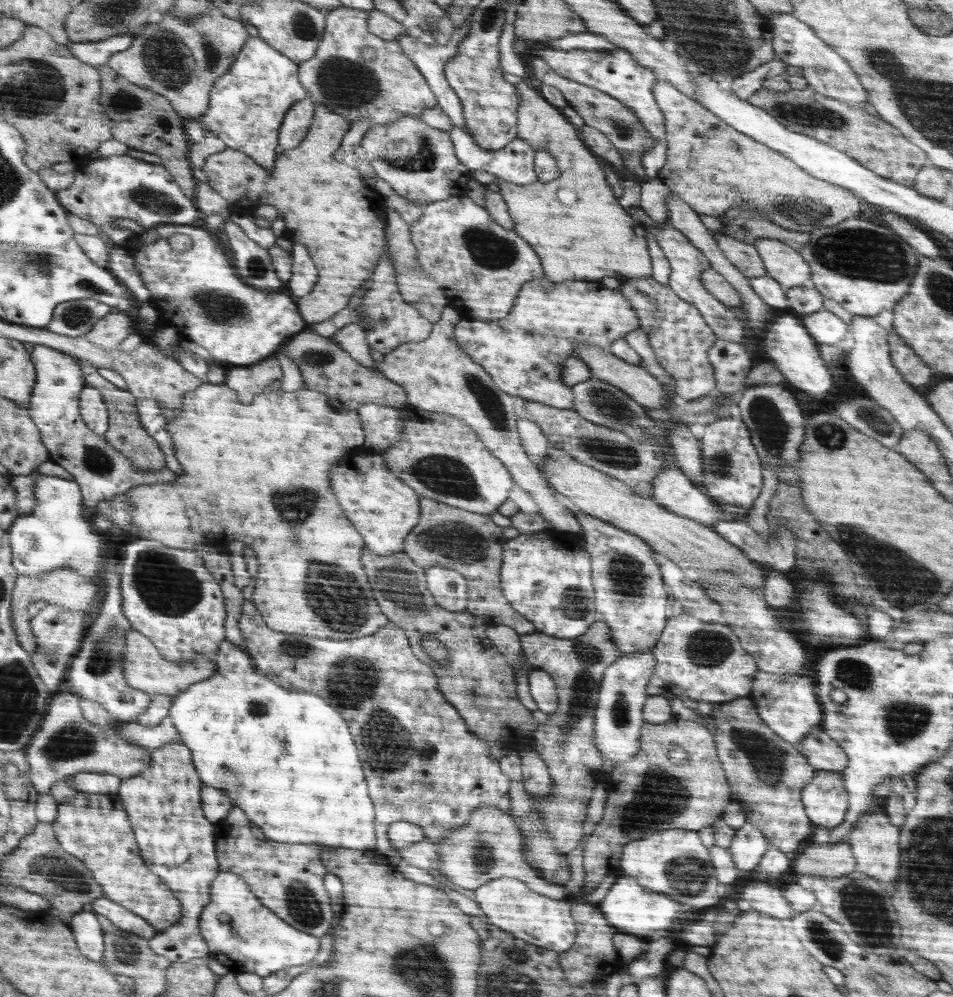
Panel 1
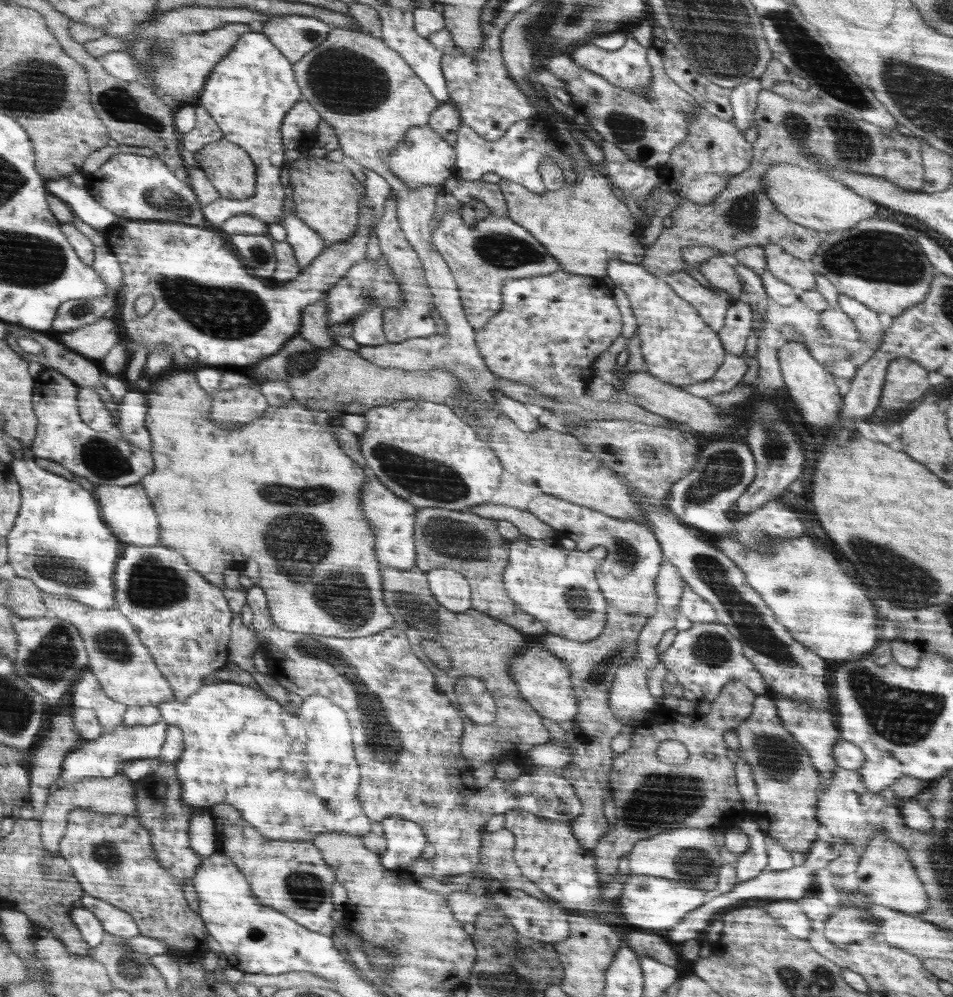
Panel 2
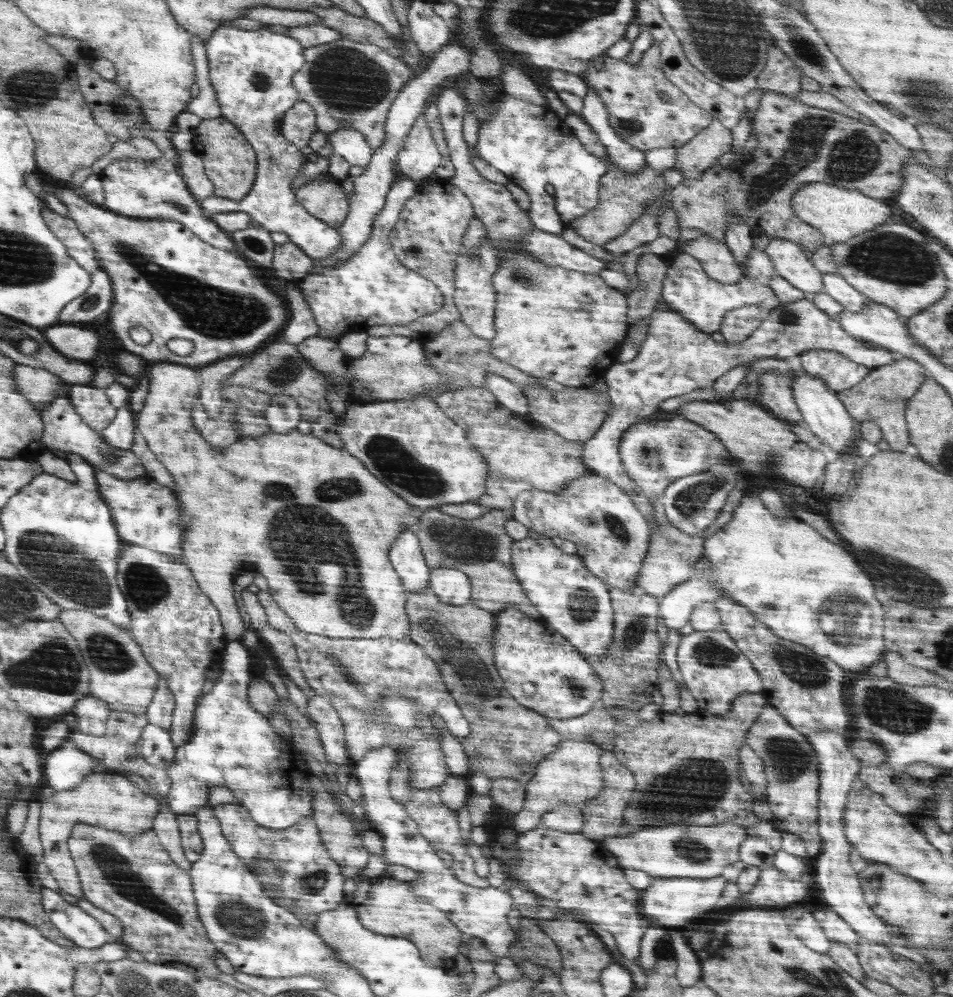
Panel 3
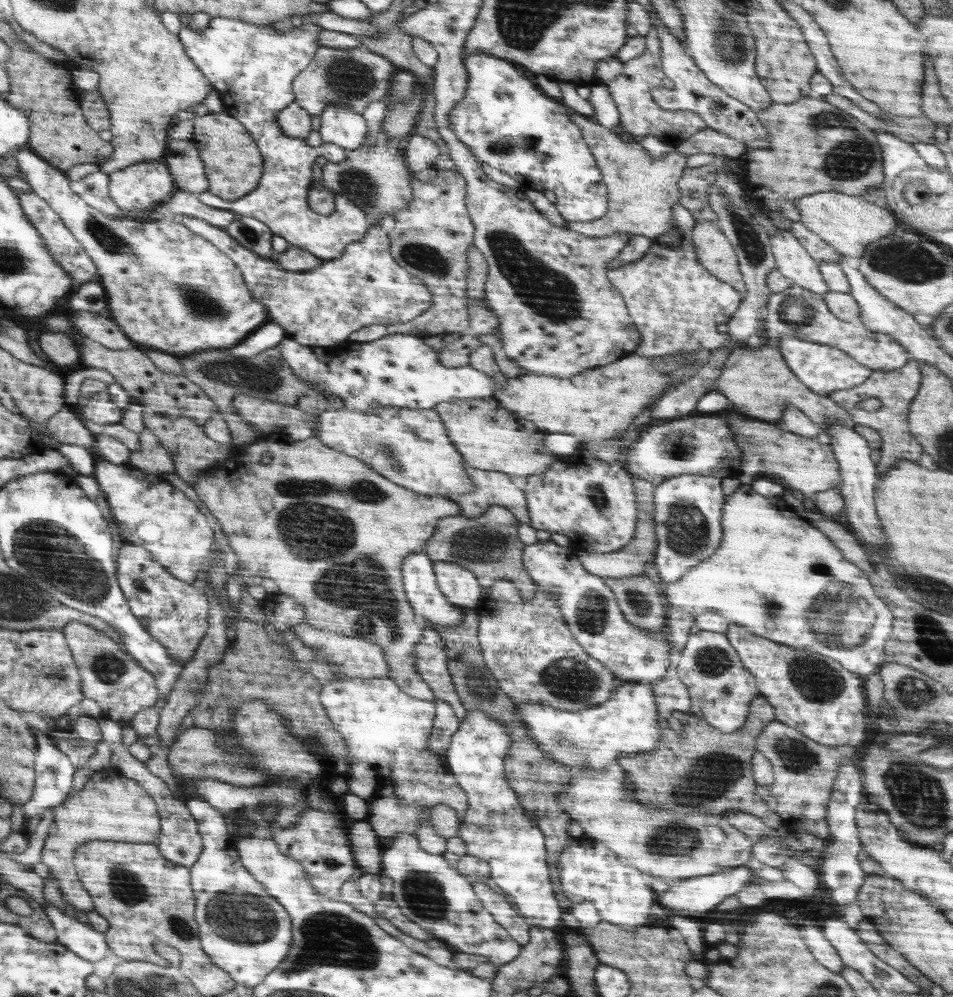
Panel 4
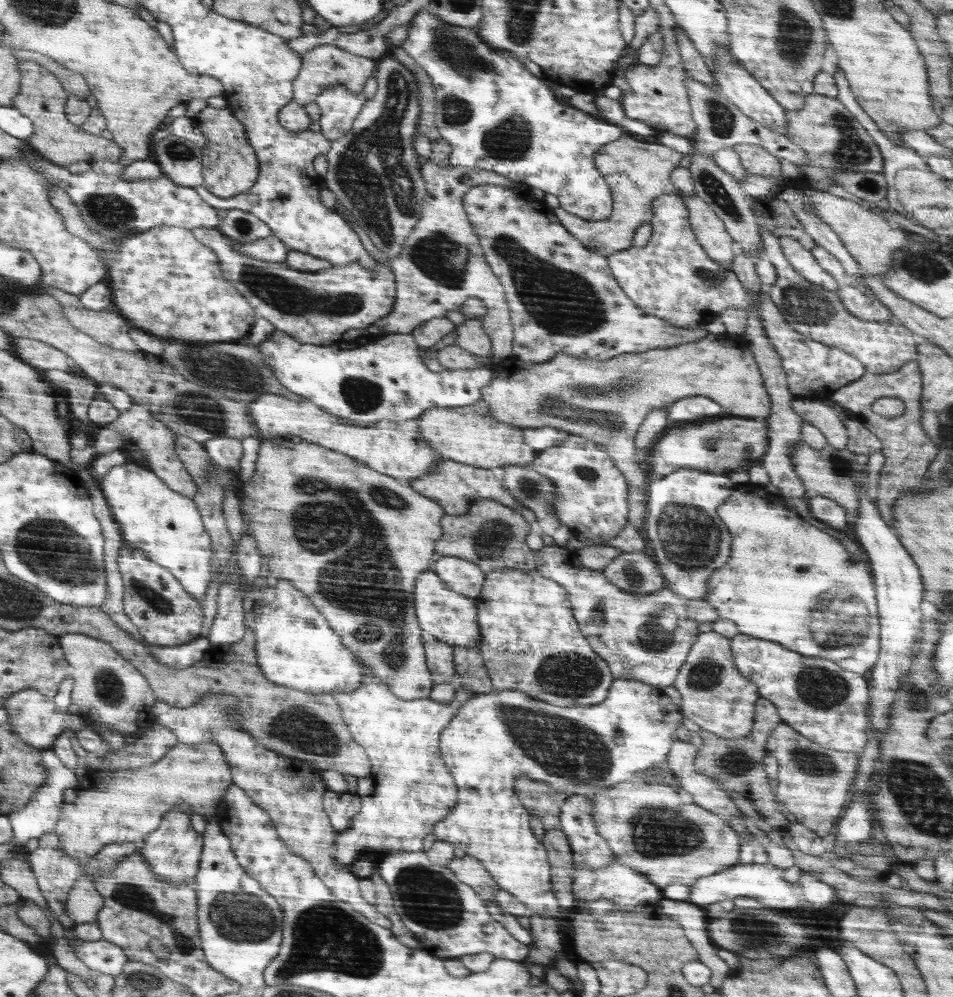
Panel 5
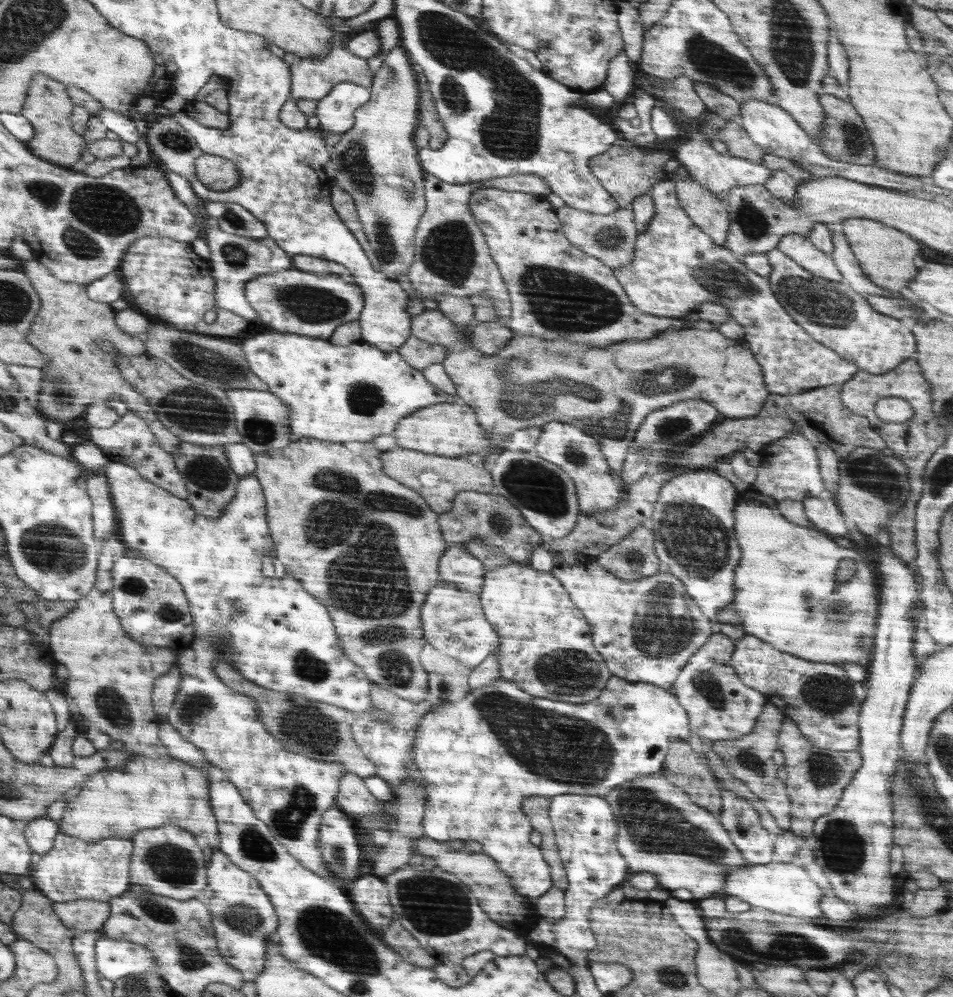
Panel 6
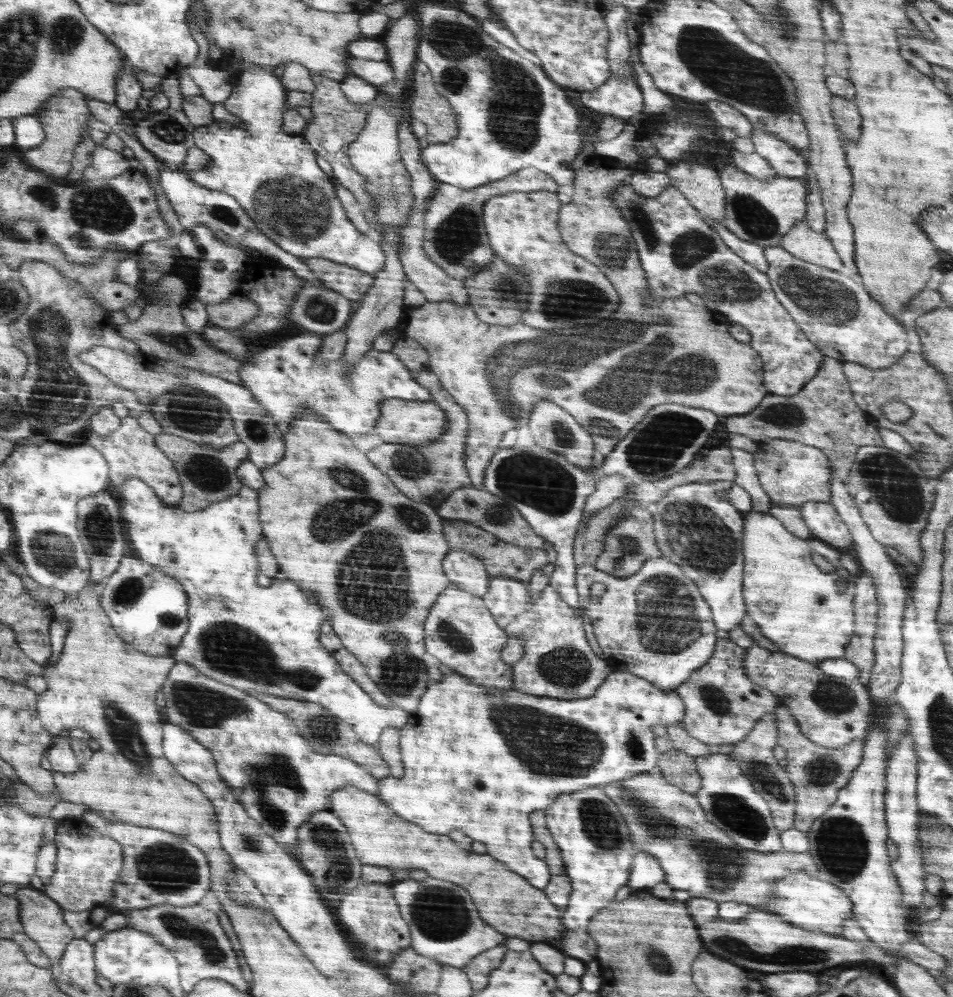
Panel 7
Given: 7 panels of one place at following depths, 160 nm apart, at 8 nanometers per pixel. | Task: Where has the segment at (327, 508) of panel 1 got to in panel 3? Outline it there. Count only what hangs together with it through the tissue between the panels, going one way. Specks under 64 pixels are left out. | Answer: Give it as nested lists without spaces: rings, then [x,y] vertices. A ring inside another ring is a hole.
[[[160,361],[149,365],[148,395],[144,399],[144,407],[137,414],[135,424],[136,430],[146,440],[149,450],[156,456],[156,459],[167,468],[167,471],[174,477],[174,484],[170,488],[175,492],[180,505],[180,524],[185,528],[183,536],[183,563],[193,571],[197,583],[200,585],[206,596],[220,610],[221,623],[225,627],[225,636],[240,639],[240,617],[235,596],[232,592],[232,576],[234,574],[248,573],[264,576],[268,582],[269,591],[277,603],[286,611],[286,614],[294,621],[299,629],[307,633],[319,634],[333,639],[345,638],[391,638],[392,640],[404,640],[408,638],[411,631],[411,620],[406,612],[407,591],[401,583],[396,569],[390,560],[390,552],[397,538],[401,536],[403,528],[414,528],[418,524],[422,510],[416,509],[408,501],[398,496],[390,487],[378,480],[377,476],[365,467],[365,464],[346,452],[345,449],[335,448],[327,444],[321,438],[312,434],[304,435],[297,429],[287,434],[278,434],[268,431],[260,437],[246,437],[236,440],[234,445],[224,449],[212,449],[208,442],[202,439],[202,433],[197,431],[193,422],[193,407],[200,400],[200,380],[197,374],[198,369],[186,365]]]

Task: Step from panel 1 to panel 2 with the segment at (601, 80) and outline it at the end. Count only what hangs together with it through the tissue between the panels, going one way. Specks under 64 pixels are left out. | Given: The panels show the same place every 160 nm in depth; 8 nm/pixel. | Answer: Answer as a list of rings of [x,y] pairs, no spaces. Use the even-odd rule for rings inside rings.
[[[628,37],[624,46],[618,50],[604,50],[590,43],[579,46],[572,54],[569,54],[569,57],[577,67],[599,74],[603,79],[624,90],[645,95],[647,88],[651,85],[653,71],[648,61],[648,49],[631,37]]]

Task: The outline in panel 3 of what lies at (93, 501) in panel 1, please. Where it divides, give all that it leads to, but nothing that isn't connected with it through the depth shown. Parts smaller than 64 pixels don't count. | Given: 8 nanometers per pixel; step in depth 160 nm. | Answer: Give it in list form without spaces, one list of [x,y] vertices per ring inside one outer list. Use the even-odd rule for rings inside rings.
[[[64,390],[58,391],[56,394],[58,394],[56,399],[41,413],[41,417],[44,419],[44,436],[41,440],[44,451],[59,450],[64,454],[76,454],[89,462],[95,472],[104,471],[120,477],[122,480],[138,478],[146,474],[145,467],[137,454],[132,453],[130,449],[124,450],[106,444],[106,438],[102,437],[98,430],[90,428],[90,425],[86,425],[81,420],[69,395],[66,395]]]

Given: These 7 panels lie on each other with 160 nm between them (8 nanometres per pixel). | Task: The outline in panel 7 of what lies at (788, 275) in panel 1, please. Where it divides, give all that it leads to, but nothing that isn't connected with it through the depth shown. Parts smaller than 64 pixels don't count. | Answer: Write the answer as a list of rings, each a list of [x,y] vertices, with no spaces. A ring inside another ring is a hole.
[[[802,220],[784,236],[779,244],[802,260],[839,271],[843,267],[838,252],[824,233],[814,232]]]

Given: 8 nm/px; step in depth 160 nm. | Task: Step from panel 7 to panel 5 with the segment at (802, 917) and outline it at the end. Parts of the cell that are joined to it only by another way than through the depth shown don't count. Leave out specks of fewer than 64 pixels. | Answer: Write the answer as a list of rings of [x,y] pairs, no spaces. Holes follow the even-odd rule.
[[[767,863],[764,866],[756,864],[738,864],[714,876],[698,880],[698,884],[690,886],[690,902],[698,906],[708,906],[720,900],[732,900],[736,896],[750,896],[758,898],[766,908],[800,908],[800,898],[794,892],[794,886],[782,878],[782,870]]]

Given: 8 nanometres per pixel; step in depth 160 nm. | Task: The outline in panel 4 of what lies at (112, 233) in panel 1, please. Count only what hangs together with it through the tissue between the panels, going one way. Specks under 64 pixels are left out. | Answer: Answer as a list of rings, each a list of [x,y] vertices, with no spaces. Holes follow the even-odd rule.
[[[164,160],[136,163],[133,166],[123,168],[121,171],[109,174],[109,177],[110,196],[122,208],[122,214],[129,216],[154,208],[155,204],[161,203],[161,200],[165,199],[165,196],[171,195],[178,189],[173,180],[173,174],[169,172],[169,167]],[[179,216],[178,220],[190,230],[206,236],[212,244],[218,244],[222,252],[234,261],[241,269],[245,284],[248,285],[250,296],[256,297],[265,305],[271,322],[279,324],[287,334],[300,344],[307,347],[335,347],[348,341],[350,335],[364,327],[377,324],[398,324],[416,319],[433,305],[433,293],[421,281],[397,263],[392,253],[392,241],[381,222],[374,222],[370,232],[362,240],[349,244],[340,258],[324,261],[321,266],[310,271],[292,272],[283,269],[273,258],[261,257],[238,244],[233,236],[228,236],[225,229],[192,216]]]

